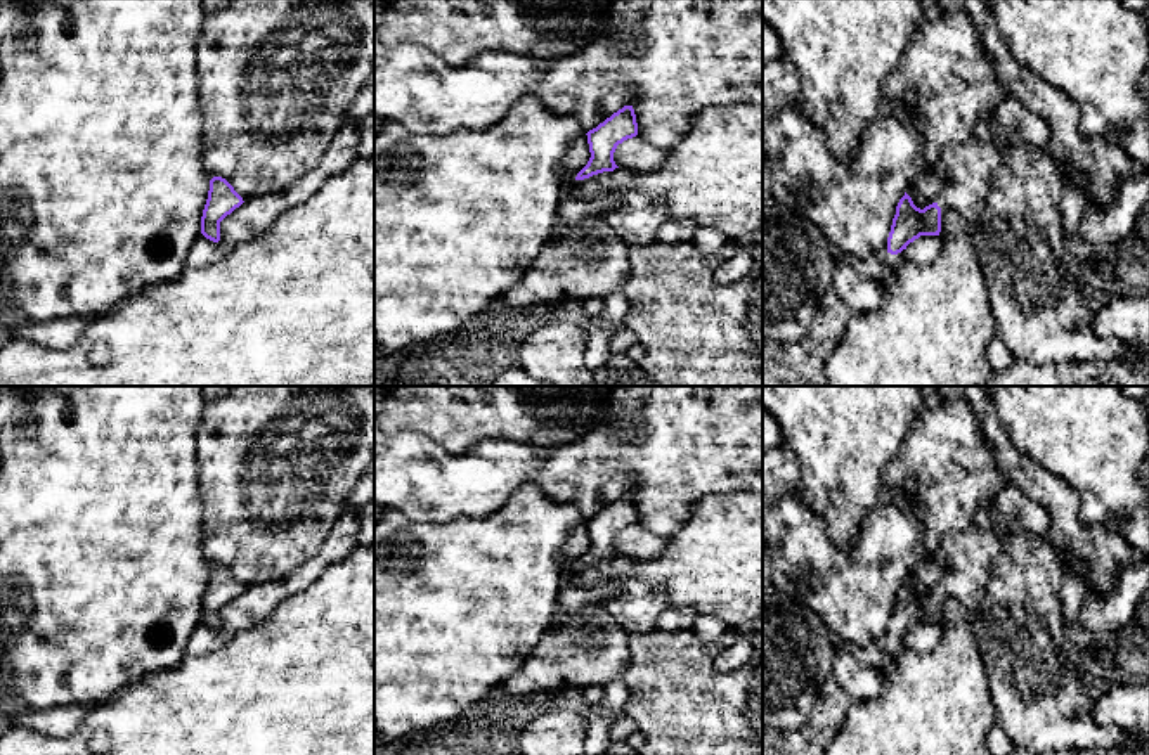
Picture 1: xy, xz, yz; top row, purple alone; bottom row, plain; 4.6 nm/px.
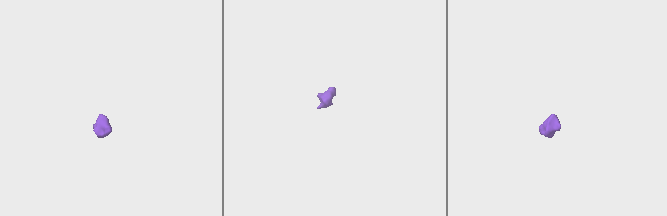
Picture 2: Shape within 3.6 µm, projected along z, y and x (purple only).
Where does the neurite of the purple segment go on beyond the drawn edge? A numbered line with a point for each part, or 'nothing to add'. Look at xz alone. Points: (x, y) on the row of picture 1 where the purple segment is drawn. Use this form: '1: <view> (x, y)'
nothing to add

